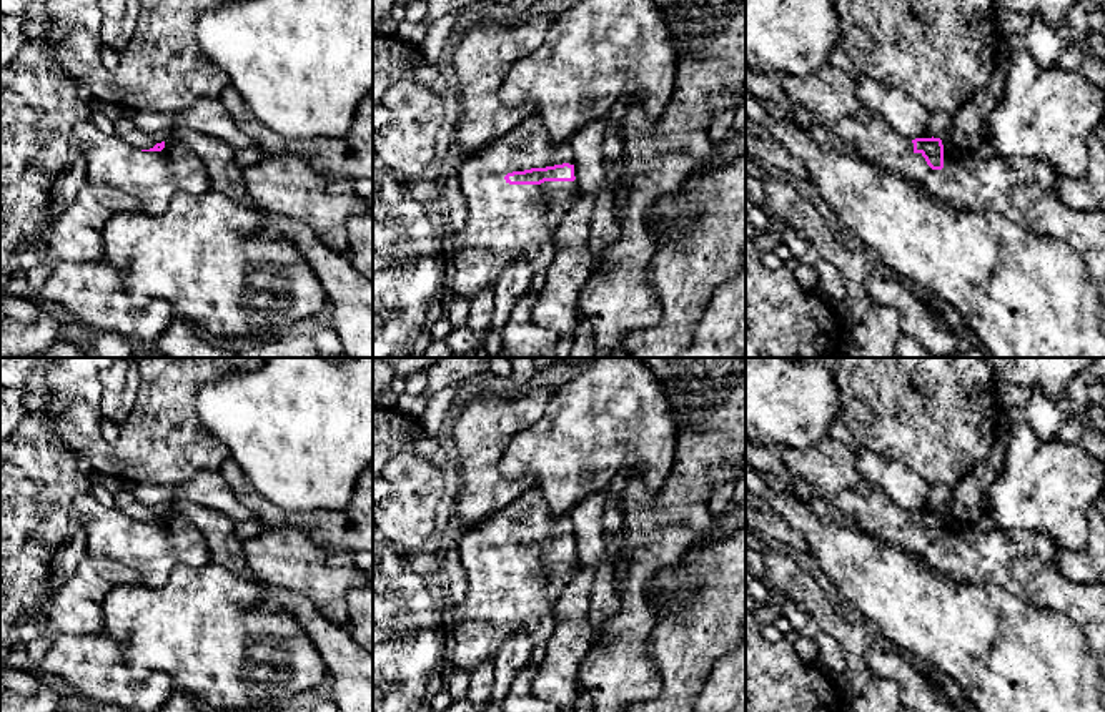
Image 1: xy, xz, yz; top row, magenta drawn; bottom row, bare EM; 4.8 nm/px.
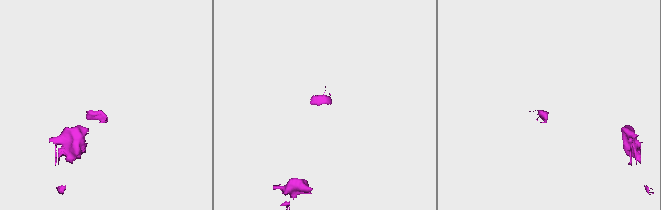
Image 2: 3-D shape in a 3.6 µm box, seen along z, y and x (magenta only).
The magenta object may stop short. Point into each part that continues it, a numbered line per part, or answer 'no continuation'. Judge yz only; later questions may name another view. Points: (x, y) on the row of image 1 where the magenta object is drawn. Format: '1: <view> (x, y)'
1: yz (1007, 187)

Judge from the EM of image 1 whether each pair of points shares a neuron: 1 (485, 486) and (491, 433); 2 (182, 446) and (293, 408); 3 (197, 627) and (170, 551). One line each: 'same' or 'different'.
1: same
2: different
3: different

